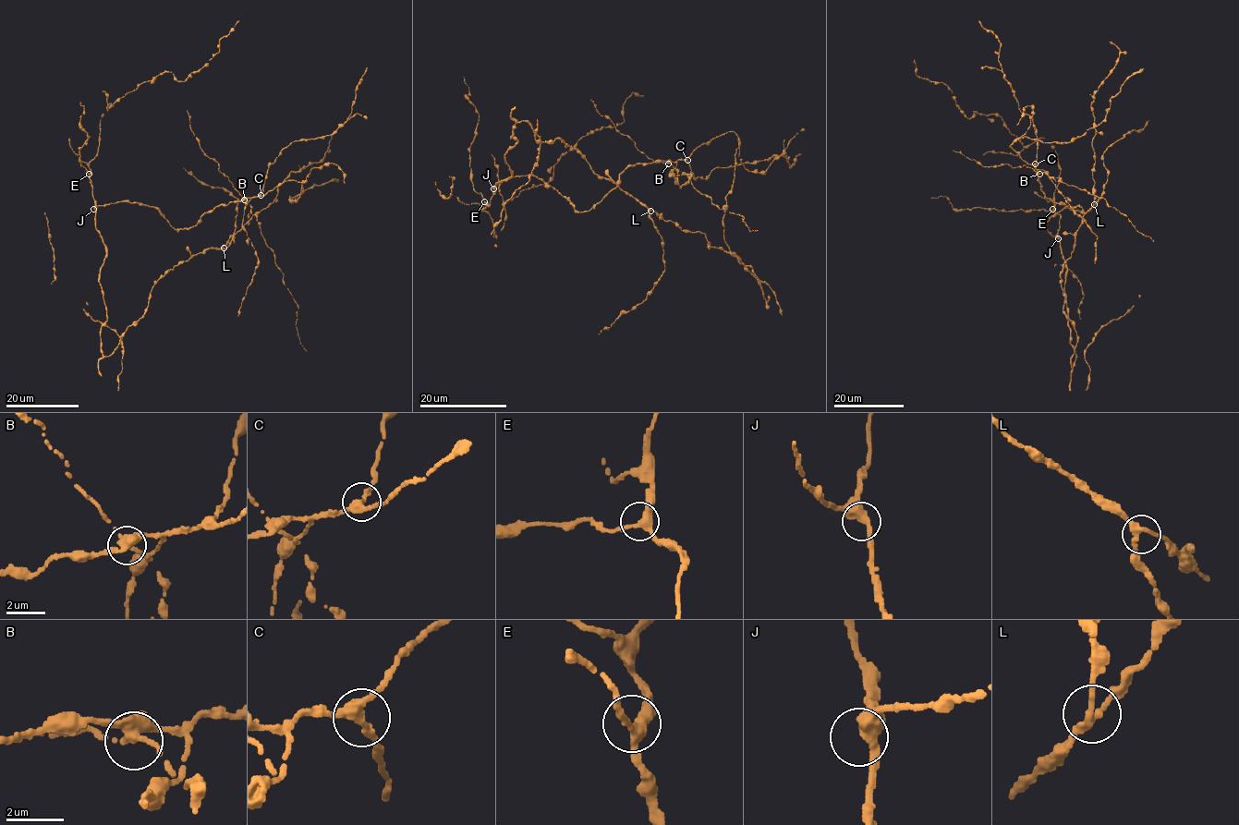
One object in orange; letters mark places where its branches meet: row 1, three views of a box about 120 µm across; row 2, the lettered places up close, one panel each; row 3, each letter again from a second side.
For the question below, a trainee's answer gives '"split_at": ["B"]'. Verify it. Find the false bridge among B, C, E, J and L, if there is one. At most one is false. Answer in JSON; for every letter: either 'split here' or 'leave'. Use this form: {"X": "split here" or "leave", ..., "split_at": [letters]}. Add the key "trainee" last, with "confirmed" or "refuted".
{"B": "split here", "C": "leave", "E": "leave", "J": "leave", "L": "leave", "split_at": ["B"], "trainee": "confirmed"}

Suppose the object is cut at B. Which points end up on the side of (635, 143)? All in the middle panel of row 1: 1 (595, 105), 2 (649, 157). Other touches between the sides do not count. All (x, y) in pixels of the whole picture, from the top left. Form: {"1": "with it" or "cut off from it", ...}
{"1": "with it", "2": "with it"}

